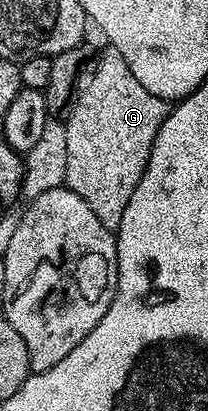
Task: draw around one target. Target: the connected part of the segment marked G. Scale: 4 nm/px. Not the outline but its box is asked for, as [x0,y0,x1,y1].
[64,44,168,230]

